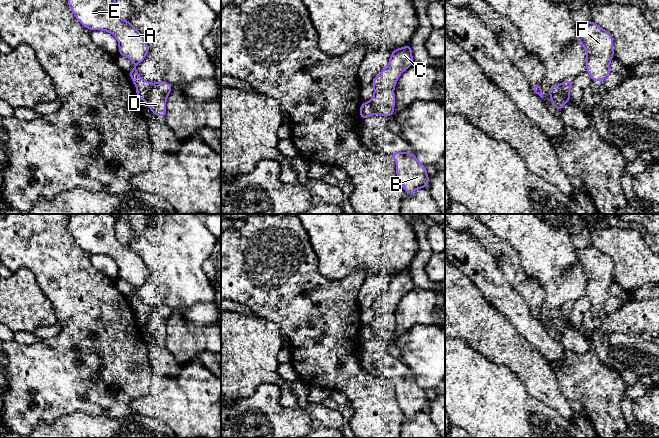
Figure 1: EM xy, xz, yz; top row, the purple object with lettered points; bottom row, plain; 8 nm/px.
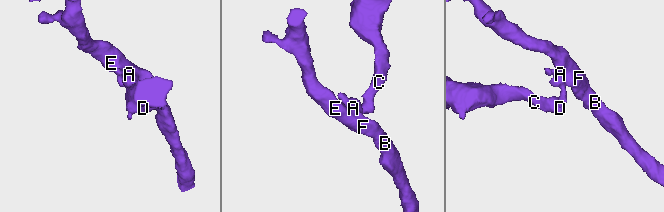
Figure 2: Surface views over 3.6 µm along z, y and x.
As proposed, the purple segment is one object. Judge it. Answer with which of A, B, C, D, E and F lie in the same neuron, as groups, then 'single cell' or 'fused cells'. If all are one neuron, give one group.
A B E F / C D; fused cells

